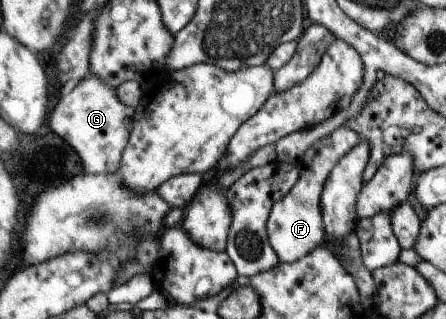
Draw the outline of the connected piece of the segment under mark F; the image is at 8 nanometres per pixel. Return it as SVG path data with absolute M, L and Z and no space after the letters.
M339 126L333 133L315 141L296 162L299 173L297 181L287 195L273 203L266 221L268 242L279 262L291 263L315 249L321 241L325 241L319 205L323 184L337 161L349 153L359 140L357 133L345 126Z

